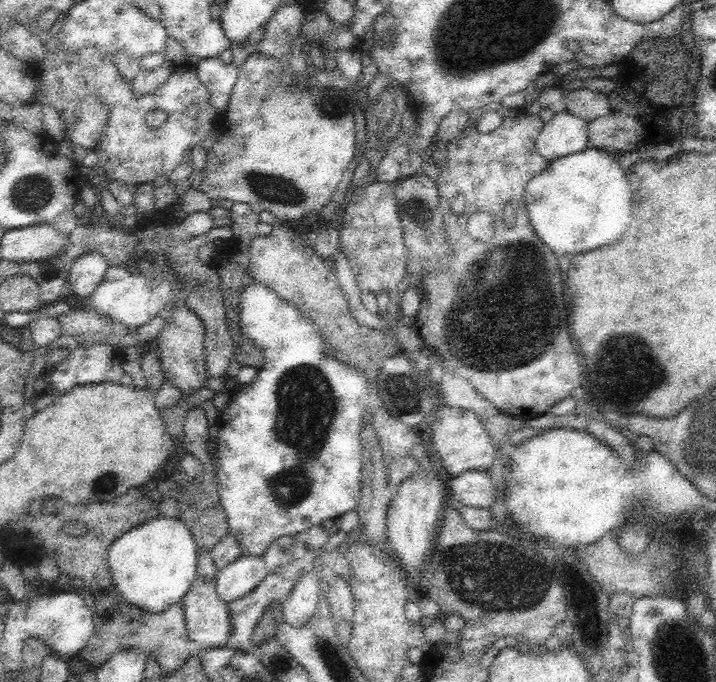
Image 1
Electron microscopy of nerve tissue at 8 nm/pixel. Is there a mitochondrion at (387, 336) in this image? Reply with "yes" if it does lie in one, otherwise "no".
no

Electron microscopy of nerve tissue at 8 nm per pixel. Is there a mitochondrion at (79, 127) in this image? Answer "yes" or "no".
no

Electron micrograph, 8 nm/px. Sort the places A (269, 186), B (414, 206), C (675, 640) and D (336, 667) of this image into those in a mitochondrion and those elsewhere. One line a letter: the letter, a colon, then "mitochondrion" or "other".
A: mitochondrion
B: mitochondrion
C: mitochondrion
D: mitochondrion

